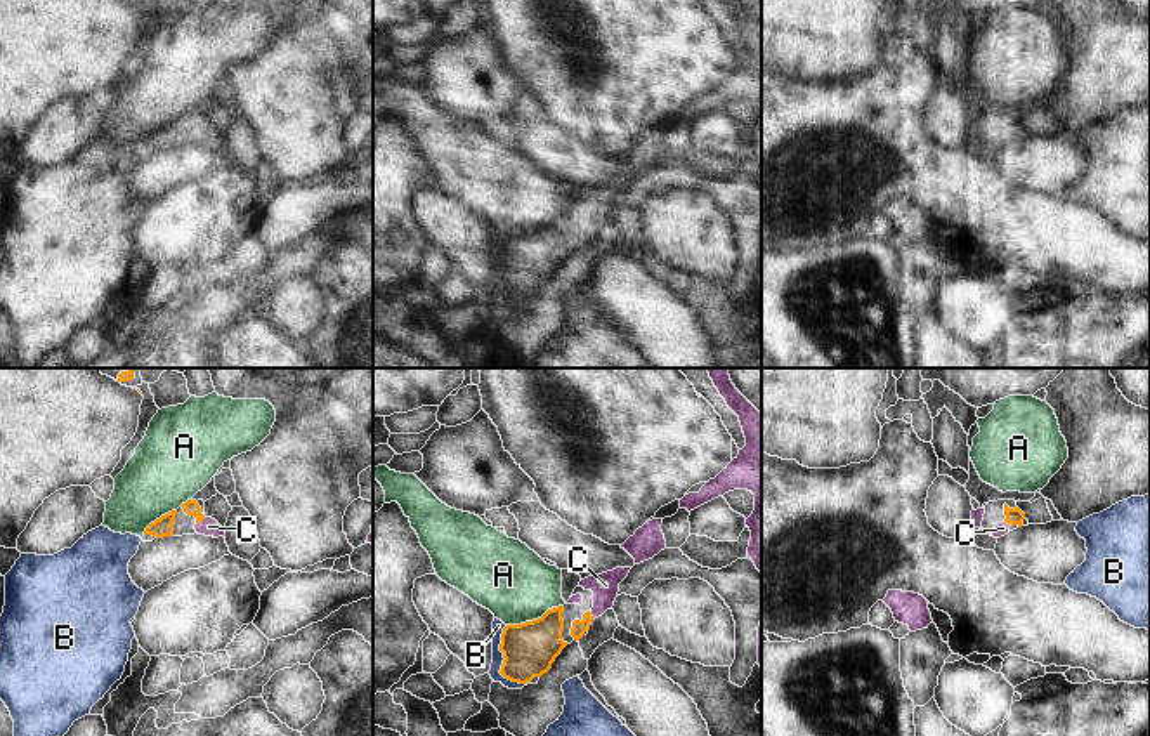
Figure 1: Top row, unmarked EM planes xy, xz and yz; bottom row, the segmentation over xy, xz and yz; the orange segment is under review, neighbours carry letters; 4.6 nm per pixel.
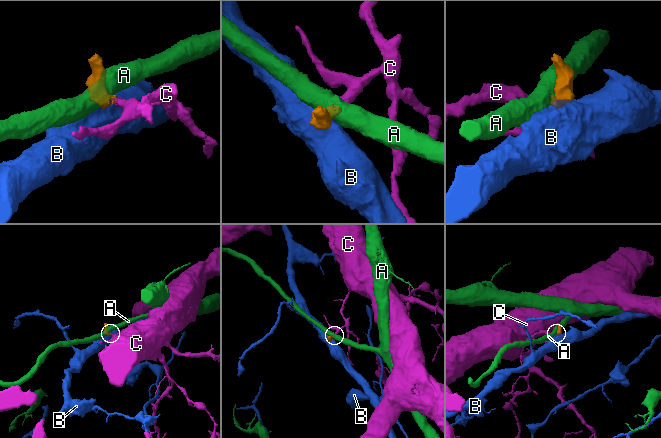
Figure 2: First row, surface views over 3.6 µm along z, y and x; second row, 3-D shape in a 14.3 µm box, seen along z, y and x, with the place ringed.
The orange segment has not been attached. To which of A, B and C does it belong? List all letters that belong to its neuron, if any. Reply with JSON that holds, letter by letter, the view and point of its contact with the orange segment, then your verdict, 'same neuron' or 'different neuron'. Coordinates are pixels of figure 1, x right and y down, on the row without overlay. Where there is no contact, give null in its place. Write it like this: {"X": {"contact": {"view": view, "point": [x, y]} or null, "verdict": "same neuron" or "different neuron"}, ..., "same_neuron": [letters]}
{"A": {"contact": {"view": "xz", "point": [528, 233]}, "verdict": "different neuron"}, "B": {"contact": {"view": "xz", "point": [503, 273]}, "verdict": "different neuron"}, "C": {"contact": {"view": "xy", "point": [200, 132]}, "verdict": "same neuron"}, "same_neuron": ["C"]}

